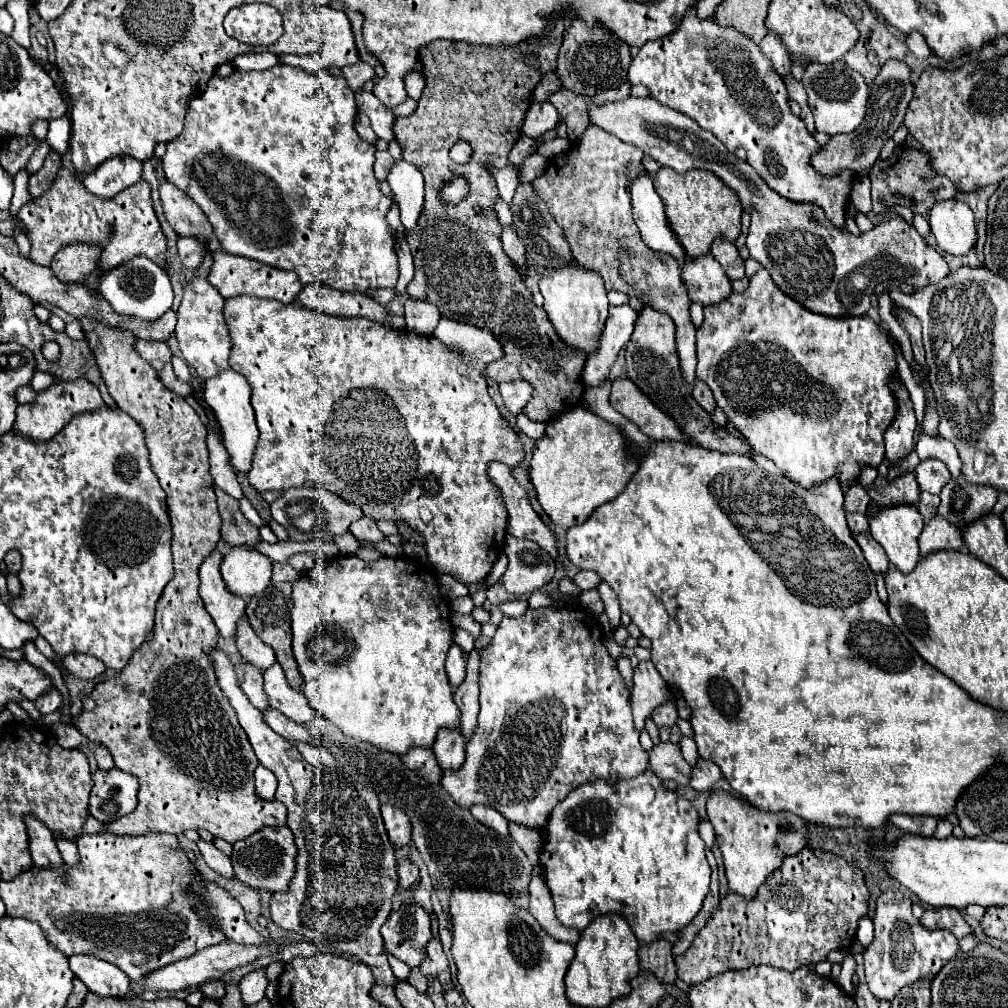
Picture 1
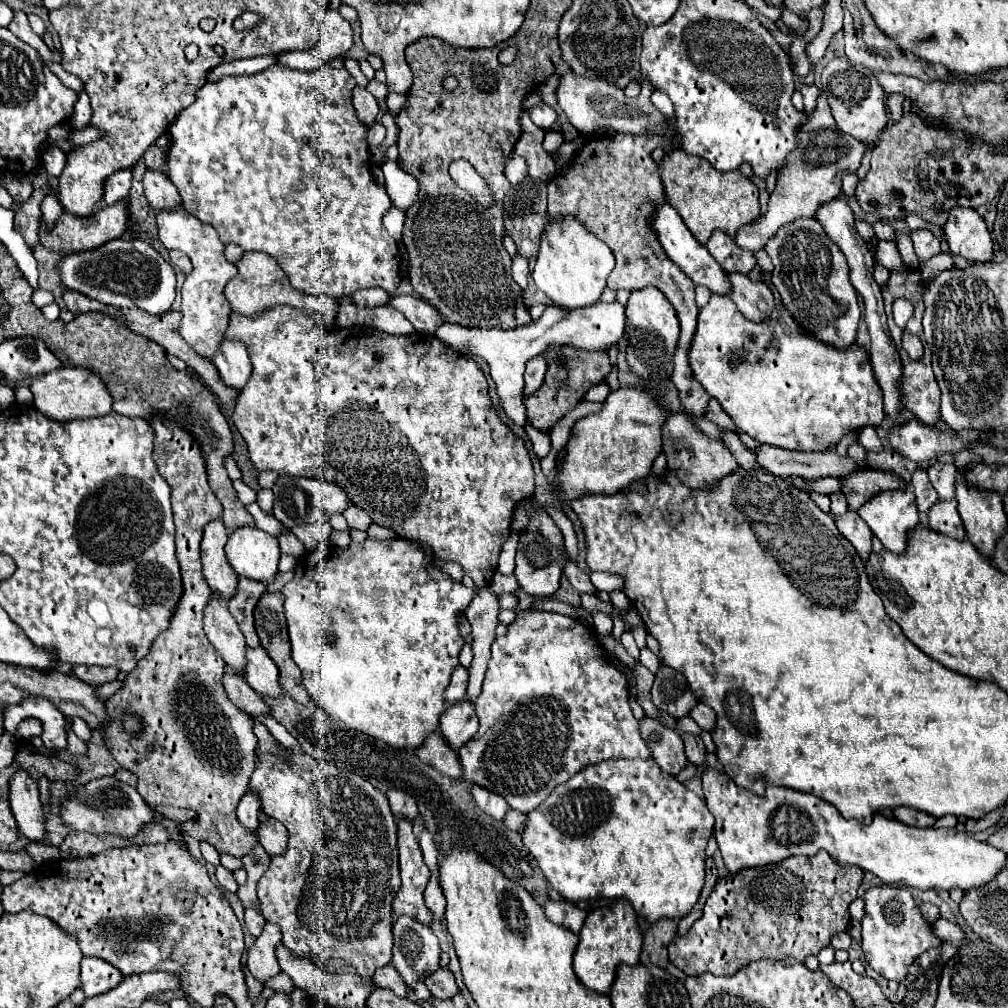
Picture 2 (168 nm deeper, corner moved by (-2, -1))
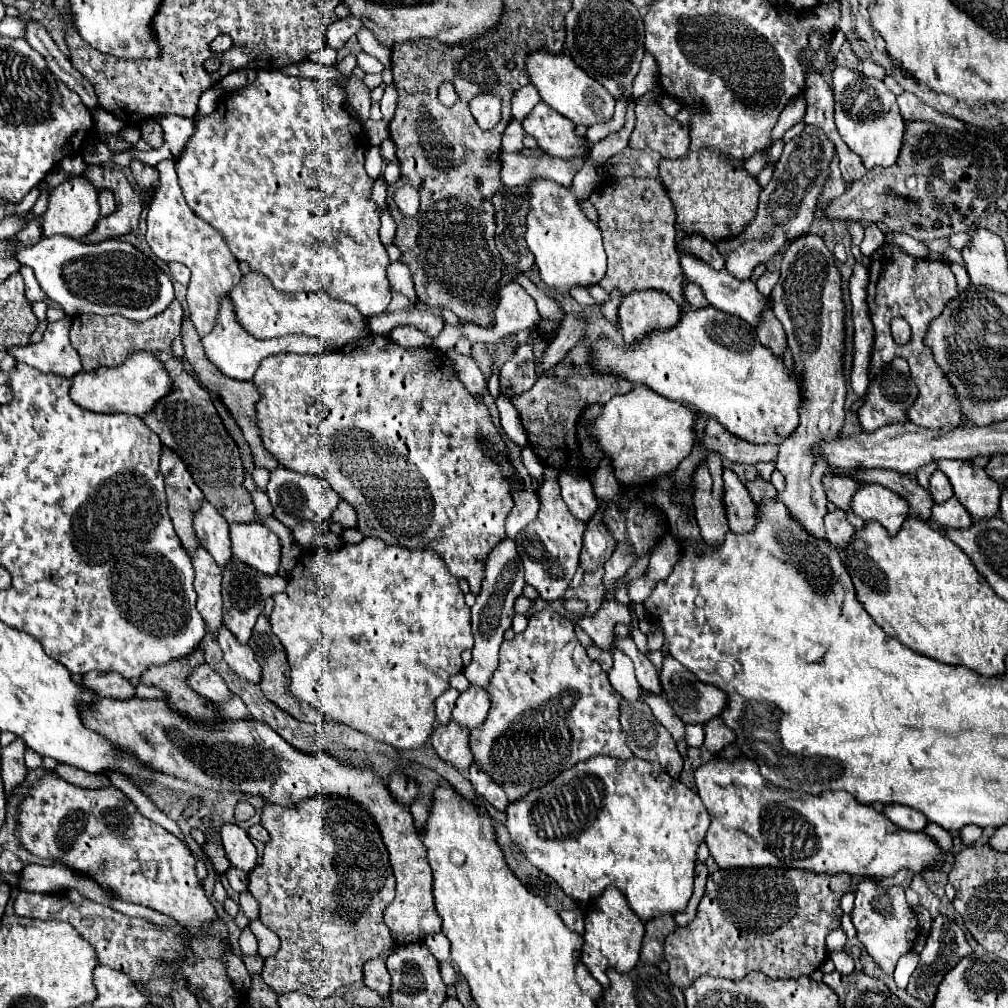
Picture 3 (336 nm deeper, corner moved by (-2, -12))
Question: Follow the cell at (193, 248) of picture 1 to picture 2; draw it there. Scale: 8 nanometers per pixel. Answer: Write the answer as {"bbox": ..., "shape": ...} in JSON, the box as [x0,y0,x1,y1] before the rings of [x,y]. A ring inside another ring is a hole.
{"bbox":[169,251,191,273],"shape":[[[169,251],[169,255],[171,255],[171,261],[173,261],[183,273],[191,273],[191,261],[189,261],[189,257],[187,257],[185,253],[181,253],[181,251]]]}

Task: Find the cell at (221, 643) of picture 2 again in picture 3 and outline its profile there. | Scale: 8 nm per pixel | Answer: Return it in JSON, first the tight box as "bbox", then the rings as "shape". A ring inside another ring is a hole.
{"bbox":[189,542,223,634],"shape":[[[197,542],[197,548],[189,552],[189,558],[195,568],[195,592],[197,592],[197,610],[201,612],[207,628],[217,634],[223,626],[223,602],[221,602],[221,568],[215,564],[213,556]]]}

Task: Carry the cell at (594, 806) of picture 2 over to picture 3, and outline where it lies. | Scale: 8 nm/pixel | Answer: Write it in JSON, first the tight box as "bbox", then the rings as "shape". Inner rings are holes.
{"bbox":[505,756,711,920],"shape":[[[593,756],[591,760],[579,762],[575,768],[561,772],[551,784],[523,796],[523,800],[515,800],[515,804],[509,802],[505,816],[505,826],[519,852],[551,876],[567,896],[577,902],[591,902],[603,894],[603,888],[615,884],[641,920],[675,914],[687,906],[693,892],[697,848],[711,822],[695,790],[679,782],[679,778],[667,776],[657,760],[649,762],[637,756],[631,760]]]}

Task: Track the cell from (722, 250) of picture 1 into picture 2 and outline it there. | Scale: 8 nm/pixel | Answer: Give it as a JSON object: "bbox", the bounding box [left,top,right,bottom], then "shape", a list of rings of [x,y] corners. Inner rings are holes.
{"bbox":[707,231,755,275],"shape":[[[717,231],[711,235],[707,249],[725,271],[739,271],[747,275],[755,267],[753,253],[739,249],[735,241],[729,235],[725,235],[723,231]]]}

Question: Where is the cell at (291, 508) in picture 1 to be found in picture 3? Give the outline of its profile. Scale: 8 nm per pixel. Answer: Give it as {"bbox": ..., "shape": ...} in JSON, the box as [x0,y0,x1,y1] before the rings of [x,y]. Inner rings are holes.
{"bbox":[267,466,339,528],"shape":[[[277,466],[275,472],[271,472],[271,480],[267,484],[267,494],[271,498],[271,504],[275,508],[275,518],[281,520],[285,526],[295,528],[301,520],[329,520],[333,510],[339,504],[339,494],[331,488],[331,484],[317,476],[303,476],[289,468]]]}

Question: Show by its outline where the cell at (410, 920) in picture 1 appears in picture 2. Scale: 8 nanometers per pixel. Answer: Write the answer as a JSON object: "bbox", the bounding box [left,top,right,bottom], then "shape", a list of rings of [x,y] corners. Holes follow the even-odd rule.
{"bbox":[393,915,439,987],"shape":[[[401,915],[395,919],[393,923],[393,967],[399,971],[399,975],[403,977],[403,981],[407,983],[407,987],[413,987],[417,981],[421,981],[425,975],[433,973],[439,967],[439,939],[435,937],[435,933],[431,931],[429,925],[423,925],[421,921],[415,921],[415,917],[407,917]]]}

